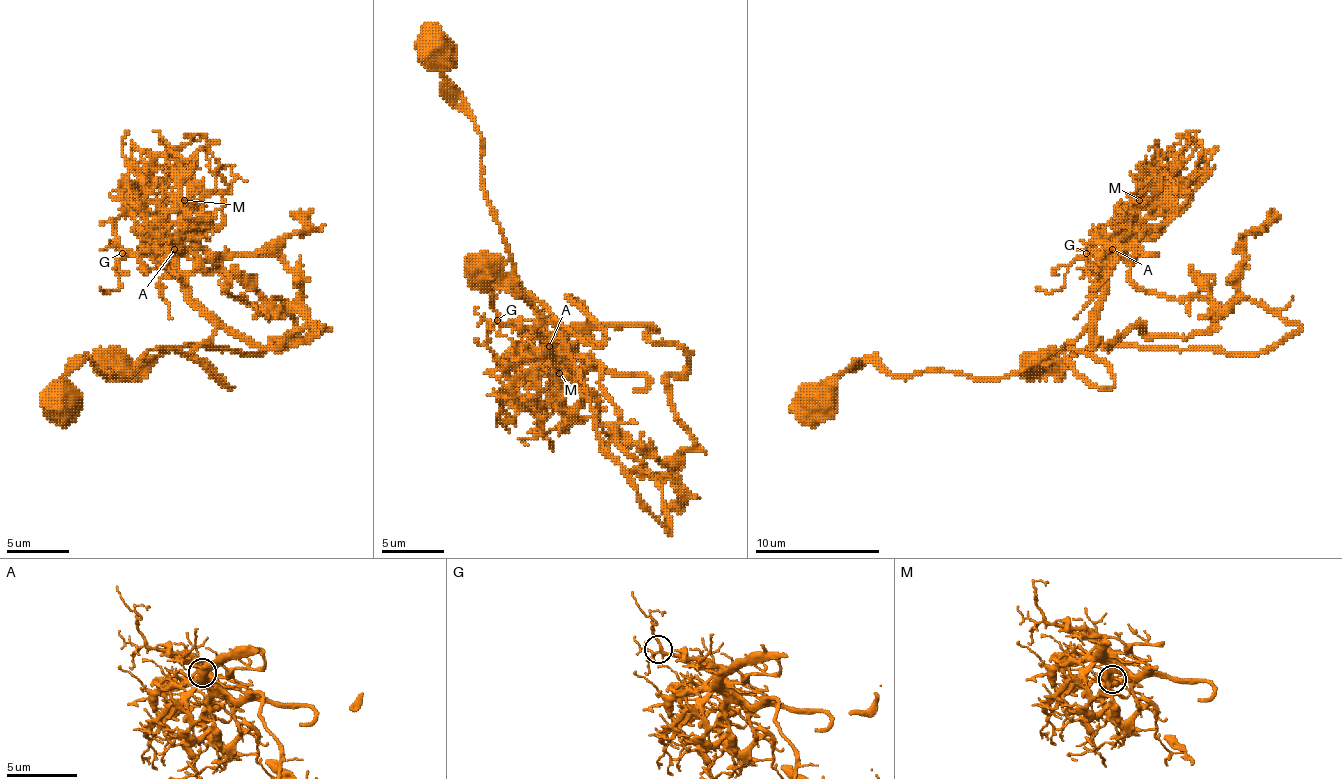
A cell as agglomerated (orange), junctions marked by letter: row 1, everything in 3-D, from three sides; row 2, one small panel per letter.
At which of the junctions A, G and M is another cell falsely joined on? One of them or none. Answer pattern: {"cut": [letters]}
{"cut": ["A"]}

